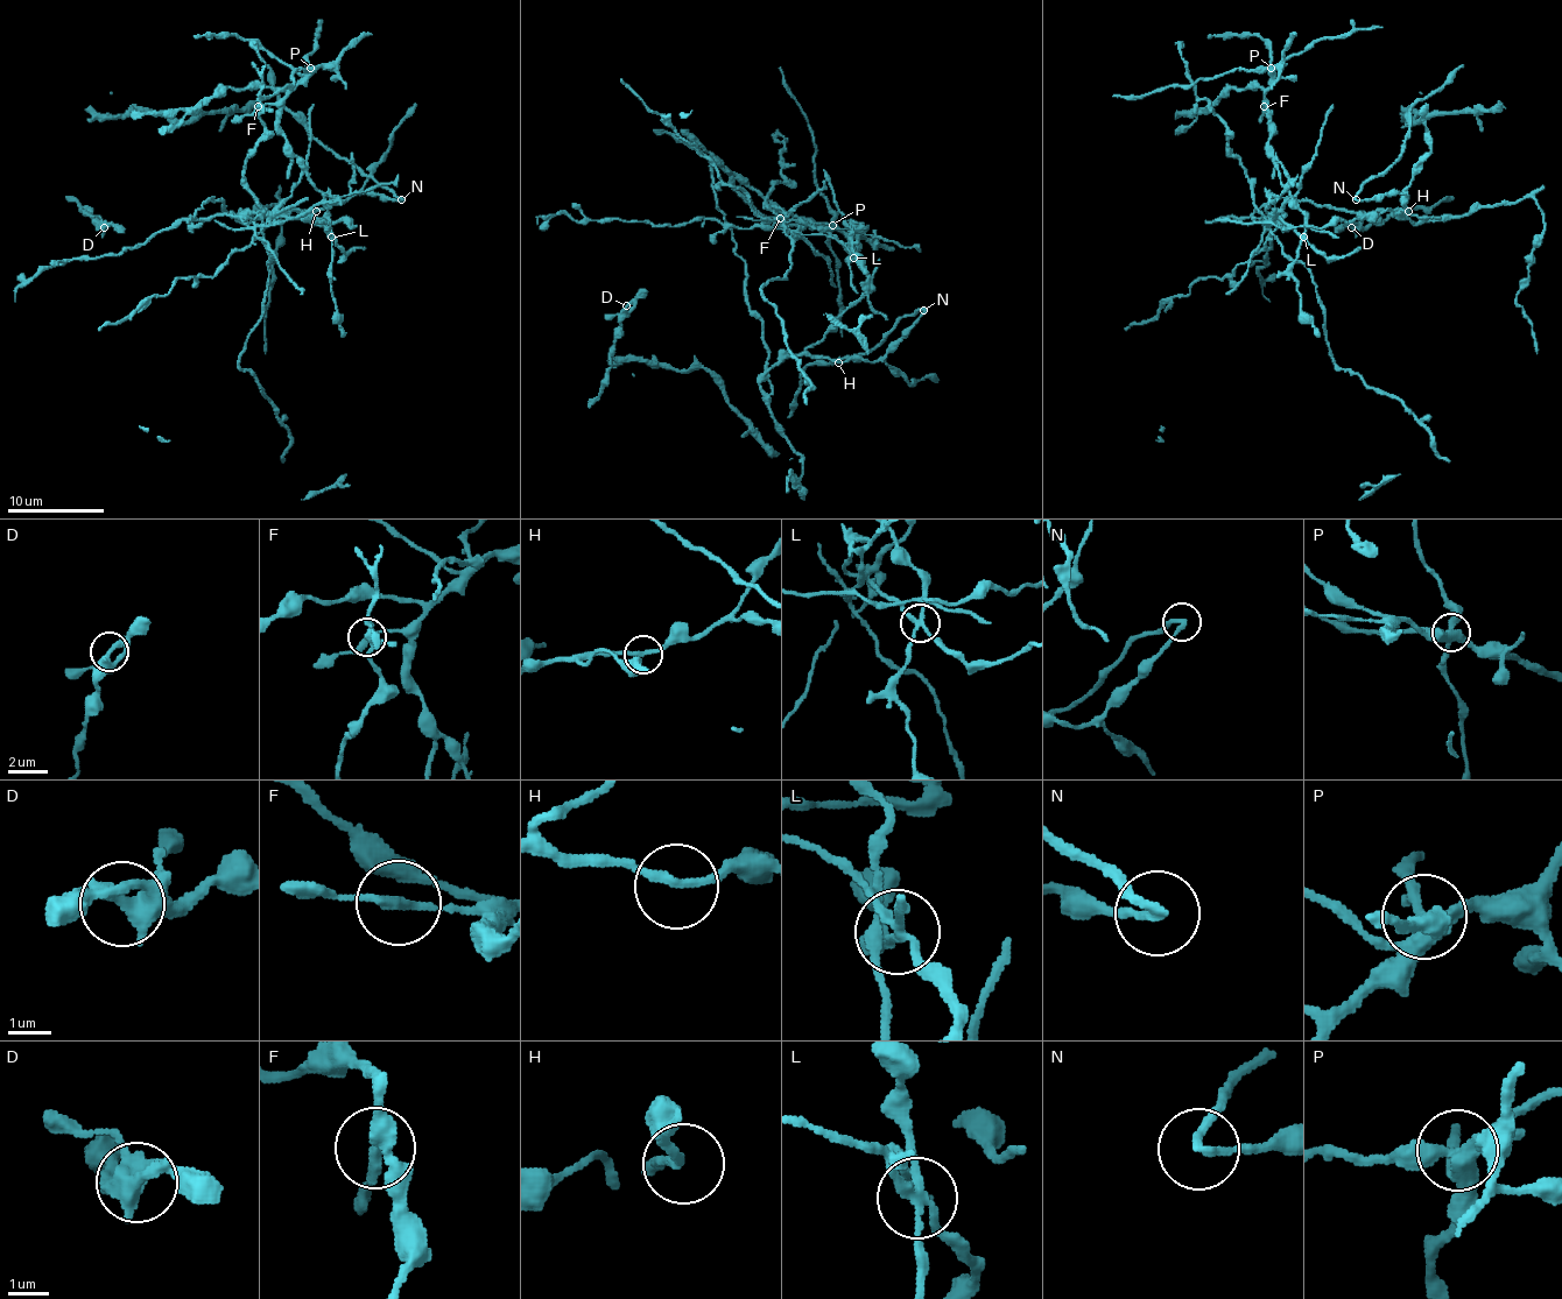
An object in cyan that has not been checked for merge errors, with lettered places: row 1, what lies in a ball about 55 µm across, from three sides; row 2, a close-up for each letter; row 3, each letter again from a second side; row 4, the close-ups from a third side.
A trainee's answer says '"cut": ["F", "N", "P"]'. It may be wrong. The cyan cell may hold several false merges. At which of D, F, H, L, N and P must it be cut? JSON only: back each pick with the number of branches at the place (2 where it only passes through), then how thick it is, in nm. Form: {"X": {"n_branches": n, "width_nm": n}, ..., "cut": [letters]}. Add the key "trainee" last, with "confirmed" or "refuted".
{"L": {"n_branches": 4, "width_nm": 220}, "N": {"n_branches": 2, "width_nm": 200}, "P": {"n_branches": 4, "width_nm": 400}, "cut": ["L", "N", "P"], "trainee": "refuted"}

